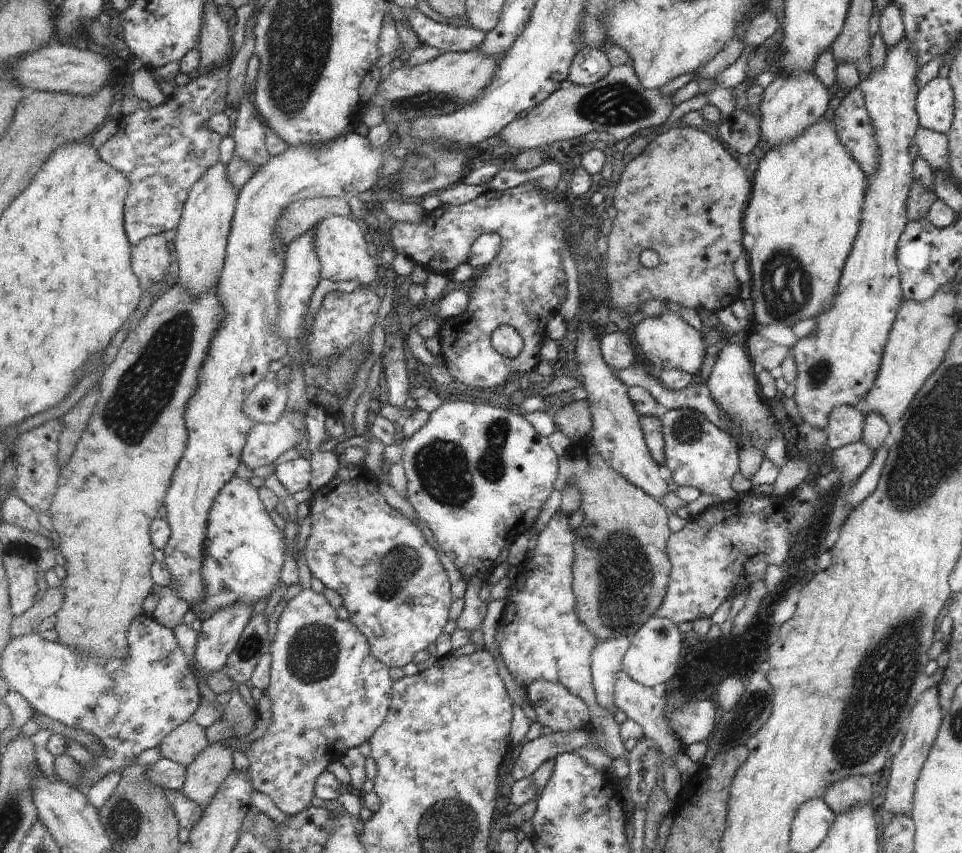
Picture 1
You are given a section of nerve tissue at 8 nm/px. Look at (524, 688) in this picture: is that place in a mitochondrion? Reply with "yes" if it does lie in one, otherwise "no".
no

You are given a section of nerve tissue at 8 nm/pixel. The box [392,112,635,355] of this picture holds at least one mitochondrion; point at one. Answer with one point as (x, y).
(427, 167)

